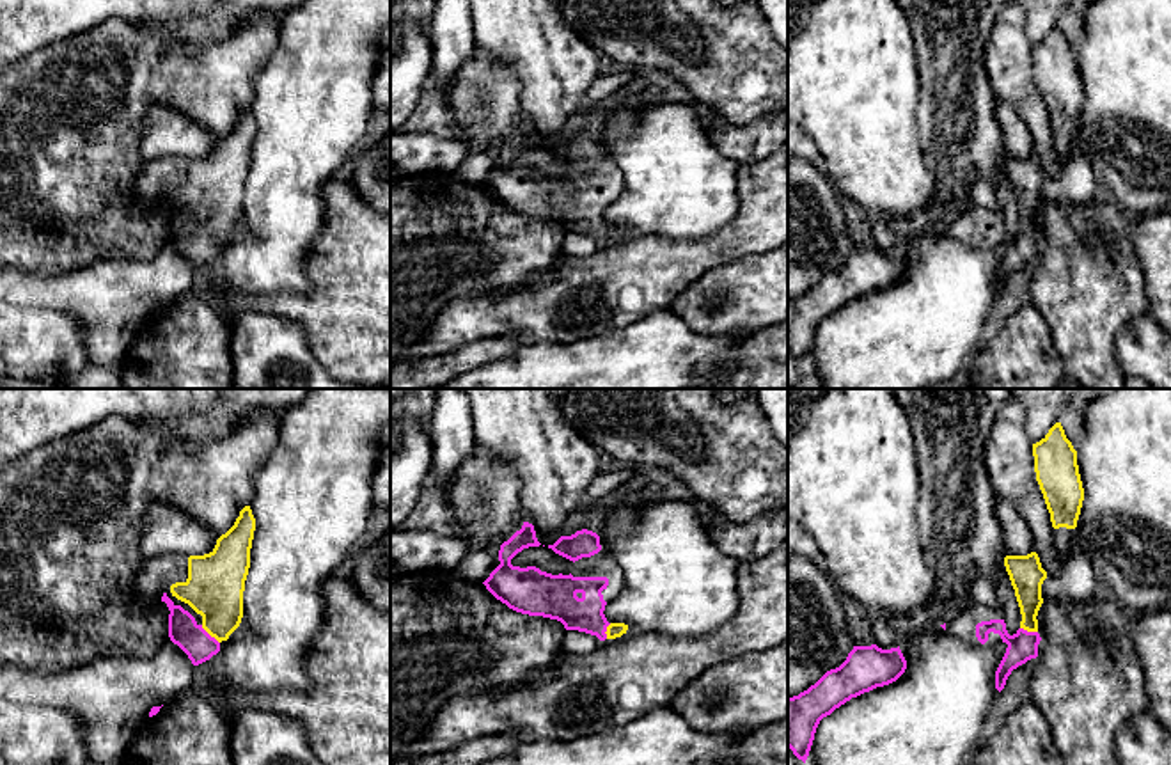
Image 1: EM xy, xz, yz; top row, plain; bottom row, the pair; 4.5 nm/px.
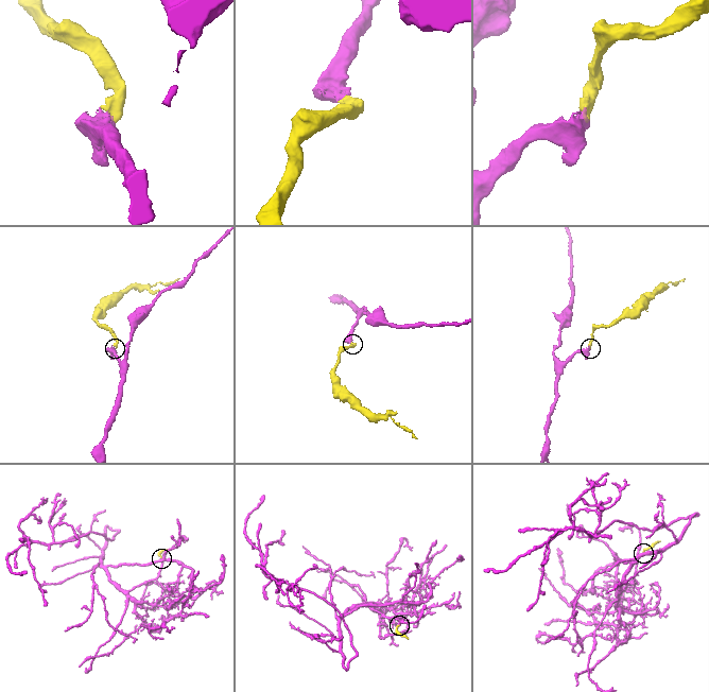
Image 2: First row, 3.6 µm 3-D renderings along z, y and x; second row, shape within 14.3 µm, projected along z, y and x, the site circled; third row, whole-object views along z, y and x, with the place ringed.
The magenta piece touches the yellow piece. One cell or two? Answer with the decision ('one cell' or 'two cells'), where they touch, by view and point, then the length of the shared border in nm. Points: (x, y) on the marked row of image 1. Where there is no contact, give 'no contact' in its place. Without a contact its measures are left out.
one cell; meets magenta in xy at (208, 634); contact 120 nm long

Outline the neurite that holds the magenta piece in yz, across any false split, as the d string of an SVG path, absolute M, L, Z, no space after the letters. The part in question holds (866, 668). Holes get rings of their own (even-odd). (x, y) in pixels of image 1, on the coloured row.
M853 646L839 667L827 671L798 696L788 698L788 747L806 763L823 717L852 698L896 682L905 669L900 646Z

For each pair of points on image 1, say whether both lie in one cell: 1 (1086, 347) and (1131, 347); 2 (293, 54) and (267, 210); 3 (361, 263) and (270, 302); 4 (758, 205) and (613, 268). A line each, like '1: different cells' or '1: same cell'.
1: different cells
2: same cell
3: same cell
4: same cell

